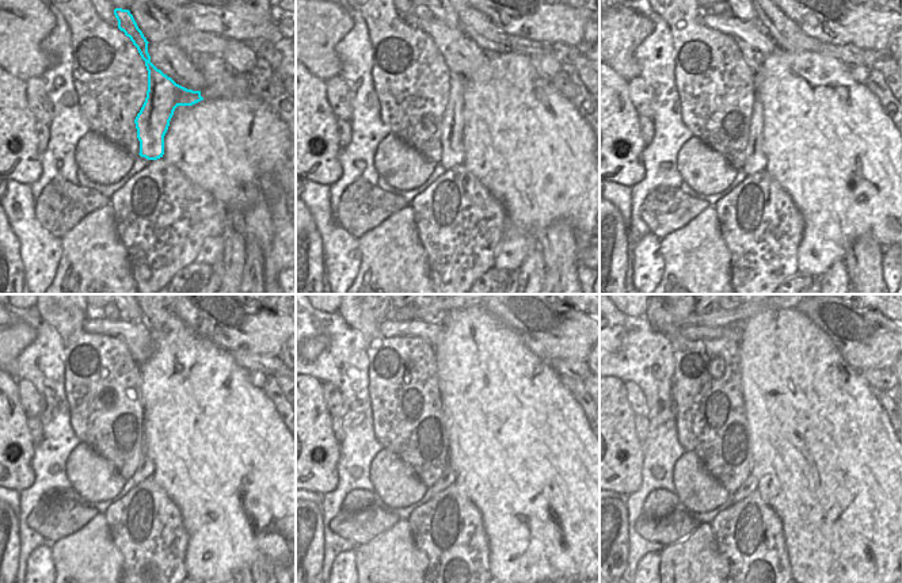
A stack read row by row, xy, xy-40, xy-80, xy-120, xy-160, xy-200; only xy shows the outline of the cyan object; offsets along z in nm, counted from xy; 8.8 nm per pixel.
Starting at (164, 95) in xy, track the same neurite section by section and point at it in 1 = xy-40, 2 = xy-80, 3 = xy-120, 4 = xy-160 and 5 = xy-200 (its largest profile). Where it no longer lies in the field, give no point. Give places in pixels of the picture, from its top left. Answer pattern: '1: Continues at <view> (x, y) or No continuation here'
1: Continues at xy-40 (452, 153)
2: Continues at xy-80 (756, 160)
3: Continues at xy-120 (145, 468)
4: Continues at xy-160 (448, 477)
5: Continues at xy-200 (748, 487).

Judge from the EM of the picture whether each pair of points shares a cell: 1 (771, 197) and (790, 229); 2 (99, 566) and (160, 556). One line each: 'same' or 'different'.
1: same
2: different

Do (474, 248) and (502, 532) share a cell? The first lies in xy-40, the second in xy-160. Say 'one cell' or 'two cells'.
two cells

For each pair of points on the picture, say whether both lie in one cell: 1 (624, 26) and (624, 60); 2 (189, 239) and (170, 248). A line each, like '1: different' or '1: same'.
1: same
2: same

